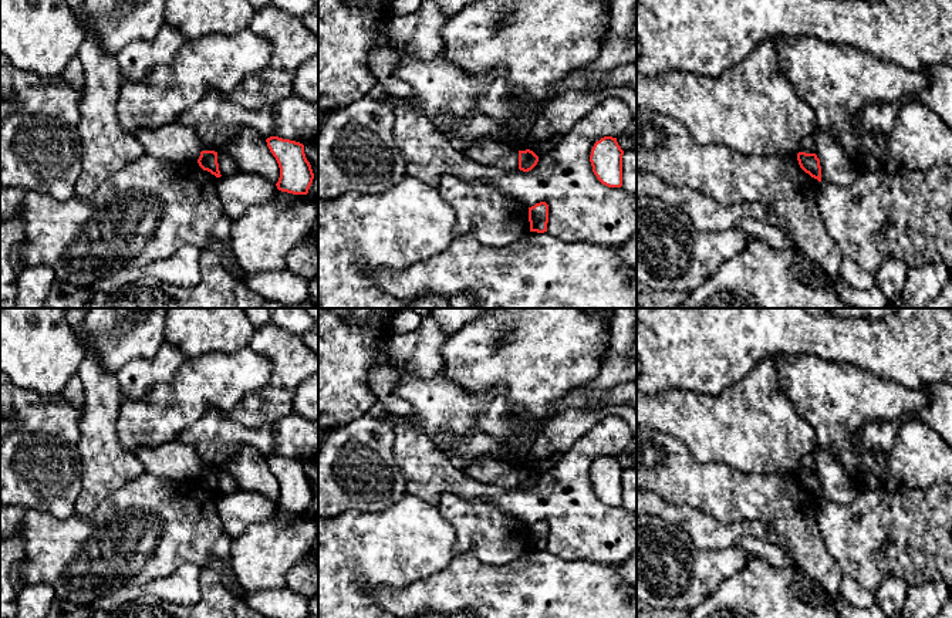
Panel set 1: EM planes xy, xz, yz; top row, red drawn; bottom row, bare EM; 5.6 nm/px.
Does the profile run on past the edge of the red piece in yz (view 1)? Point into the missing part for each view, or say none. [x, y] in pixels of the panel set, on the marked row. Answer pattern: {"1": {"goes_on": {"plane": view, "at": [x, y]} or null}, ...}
{"1": {"goes_on": null}}

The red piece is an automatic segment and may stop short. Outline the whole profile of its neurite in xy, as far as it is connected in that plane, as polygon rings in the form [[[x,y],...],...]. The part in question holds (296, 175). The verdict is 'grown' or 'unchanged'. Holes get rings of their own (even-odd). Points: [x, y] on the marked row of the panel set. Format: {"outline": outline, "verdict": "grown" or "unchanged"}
{"outline": [[[270,136],[266,142],[280,168],[277,189],[293,195],[307,195],[314,173],[305,158],[304,145],[278,136]]], "verdict": "unchanged"}

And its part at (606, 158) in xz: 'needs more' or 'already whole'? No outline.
already whole

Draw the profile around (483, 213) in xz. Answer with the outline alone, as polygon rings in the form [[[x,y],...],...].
[[[442,175],[436,189],[455,212],[453,236],[502,249],[530,232],[529,207],[485,182]]]

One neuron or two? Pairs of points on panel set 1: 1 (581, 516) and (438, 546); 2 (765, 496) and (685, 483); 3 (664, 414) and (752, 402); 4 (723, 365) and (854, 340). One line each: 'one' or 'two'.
1: two
2: one
3: one
4: one

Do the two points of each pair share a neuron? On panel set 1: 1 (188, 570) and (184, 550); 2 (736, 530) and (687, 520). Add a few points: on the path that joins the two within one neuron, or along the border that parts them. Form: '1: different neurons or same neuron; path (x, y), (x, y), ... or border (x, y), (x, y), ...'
1: different neurons; border (201, 568), (182, 563), (171, 573), (157, 577)
2: same neuron; path (723, 532), (705, 532), (699, 527)

